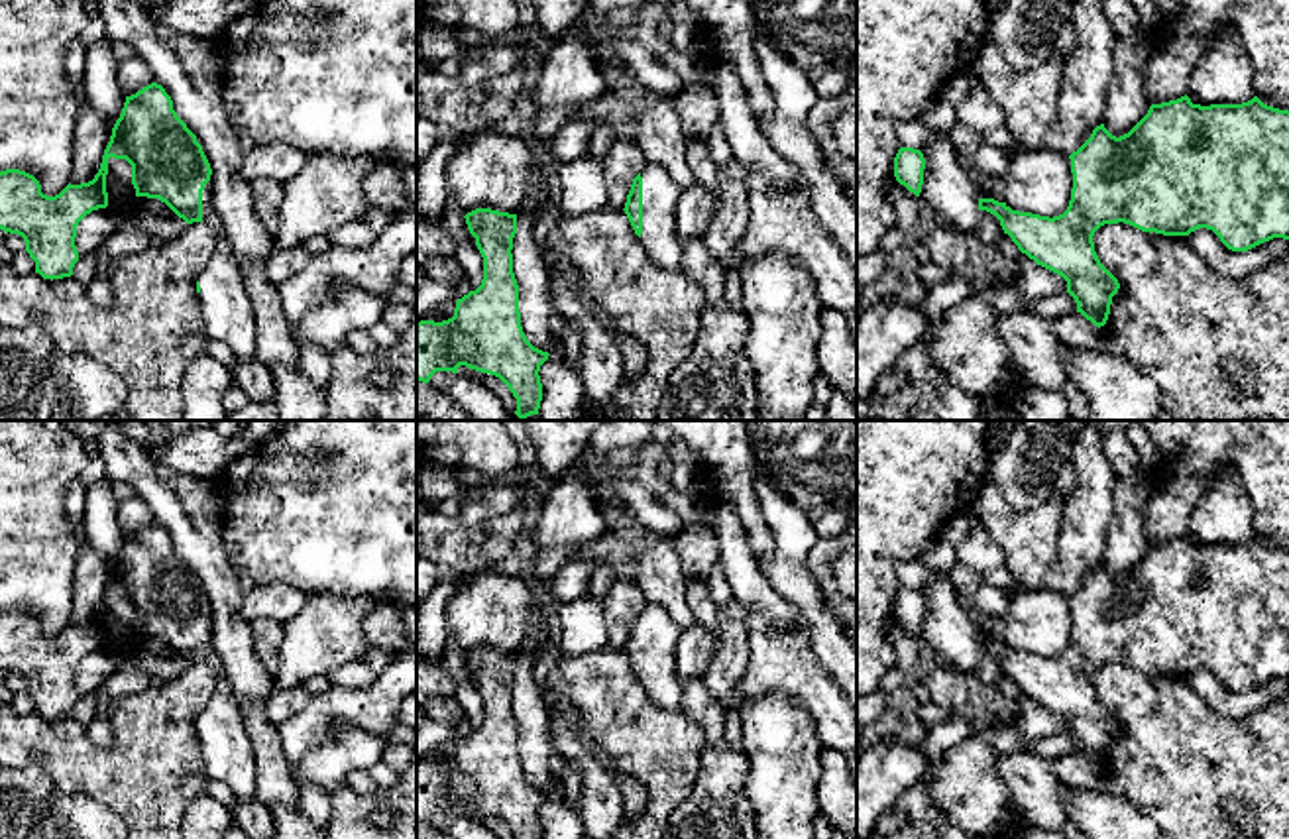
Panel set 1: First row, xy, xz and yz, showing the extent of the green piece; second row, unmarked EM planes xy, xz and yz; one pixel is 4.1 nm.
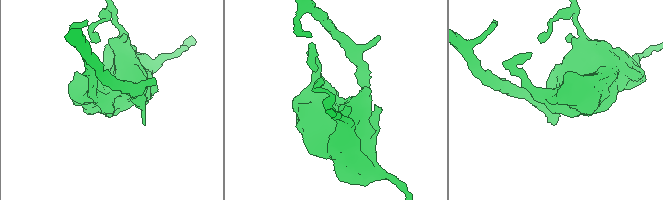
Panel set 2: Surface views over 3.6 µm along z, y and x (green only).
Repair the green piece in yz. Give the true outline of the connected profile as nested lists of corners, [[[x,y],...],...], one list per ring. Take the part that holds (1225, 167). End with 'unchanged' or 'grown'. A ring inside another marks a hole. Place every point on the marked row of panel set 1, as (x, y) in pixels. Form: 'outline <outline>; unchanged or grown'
outline [[[1185,94],[1177,100],[1151,104],[1148,114],[1124,136],[1112,136],[1104,124],[1069,155],[1073,189],[1071,200],[1059,216],[1039,216],[1012,210],[1006,202],[979,198],[979,210],[1000,220],[1004,234],[1037,265],[1061,275],[1067,293],[1094,326],[1104,326],[1118,279],[1100,263],[1093,236],[1104,224],[1130,224],[1142,232],[1189,236],[1199,228],[1212,230],[1232,252],[1248,252],[1273,238],[1289,240],[1289,110],[1263,104],[1258,96],[1242,104],[1193,104]]]; unchanged

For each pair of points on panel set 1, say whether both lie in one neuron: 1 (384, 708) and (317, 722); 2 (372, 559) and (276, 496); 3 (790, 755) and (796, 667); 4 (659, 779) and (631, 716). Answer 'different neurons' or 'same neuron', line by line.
1: same neuron
2: same neuron
3: different neurons
4: same neuron

